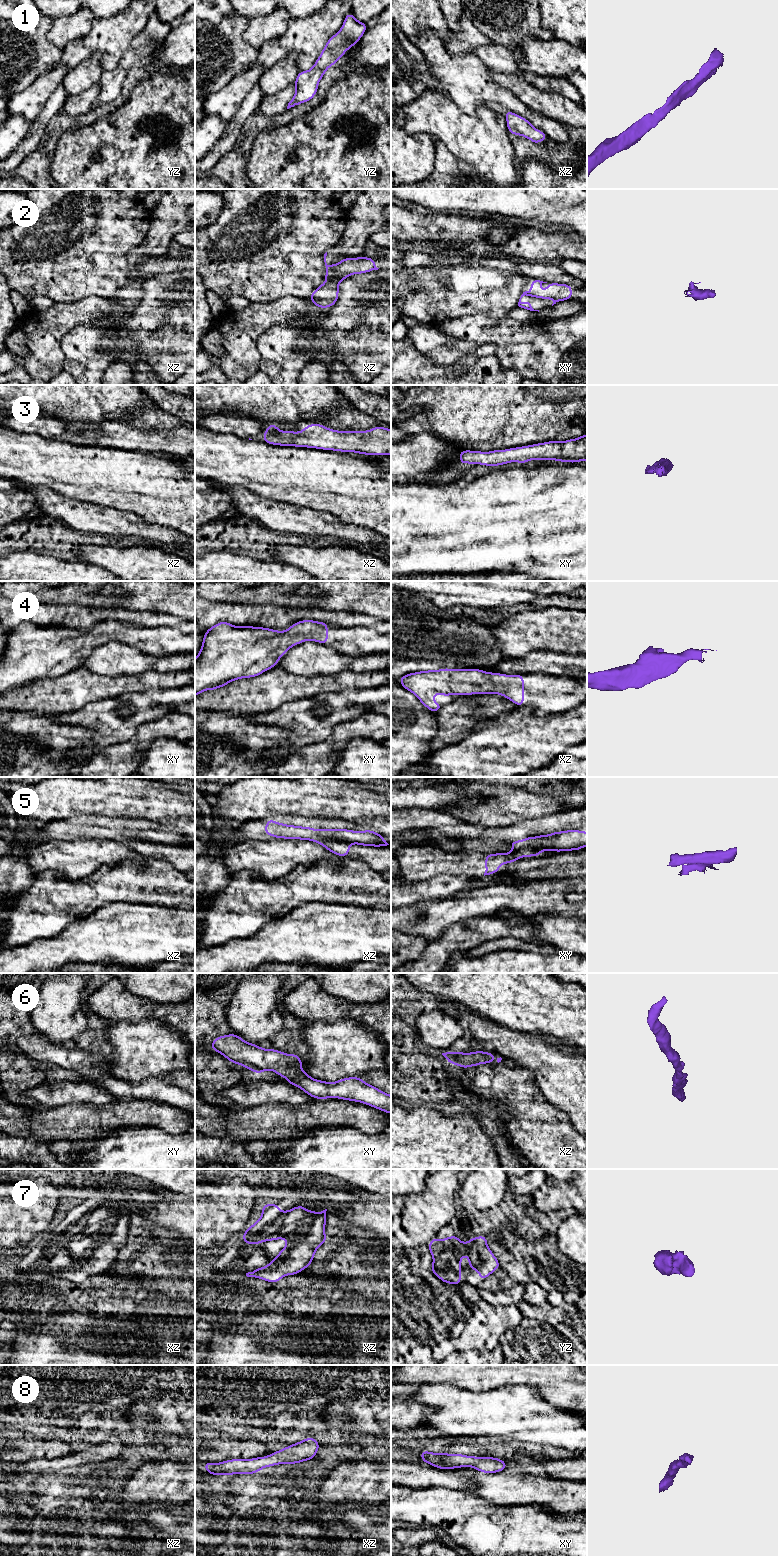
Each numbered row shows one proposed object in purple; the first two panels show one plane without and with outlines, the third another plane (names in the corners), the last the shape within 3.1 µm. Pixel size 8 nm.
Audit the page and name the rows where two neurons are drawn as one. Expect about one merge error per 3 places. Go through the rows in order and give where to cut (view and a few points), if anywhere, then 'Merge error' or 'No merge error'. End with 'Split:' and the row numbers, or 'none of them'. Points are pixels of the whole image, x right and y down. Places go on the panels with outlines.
1: No split. No merge error
2: Split along xz (333, 266), (333, 270), (337, 274), (349, 275). Merge error
3: No split. No merge error
4: No split. No merge error
5: Split along xy (544, 849), (541, 847), (522, 847), (513, 852). Merge error
6: No split. No merge error
7: No split. No merge error
8: No split. No merge error
Split: 2, 5

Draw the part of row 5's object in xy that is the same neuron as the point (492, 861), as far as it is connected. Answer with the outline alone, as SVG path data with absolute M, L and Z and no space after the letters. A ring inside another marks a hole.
M524 847L517 852L485 854L485 875L496 874L499 867L517 861L521 857L537 857L544 849L542 847Z

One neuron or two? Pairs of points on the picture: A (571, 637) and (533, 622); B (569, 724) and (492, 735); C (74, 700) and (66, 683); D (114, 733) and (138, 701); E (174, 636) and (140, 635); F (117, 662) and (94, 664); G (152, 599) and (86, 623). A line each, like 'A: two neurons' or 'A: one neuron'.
A: one neuron
B: one neuron
C: one neuron
D: one neuron
E: one neuron
F: one neuron
G: two neurons

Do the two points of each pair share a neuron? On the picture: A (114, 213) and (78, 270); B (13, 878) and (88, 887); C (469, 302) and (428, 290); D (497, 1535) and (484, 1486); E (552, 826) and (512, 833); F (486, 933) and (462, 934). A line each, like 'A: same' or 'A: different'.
A: same
B: different
C: same
D: different
E: same
F: same

